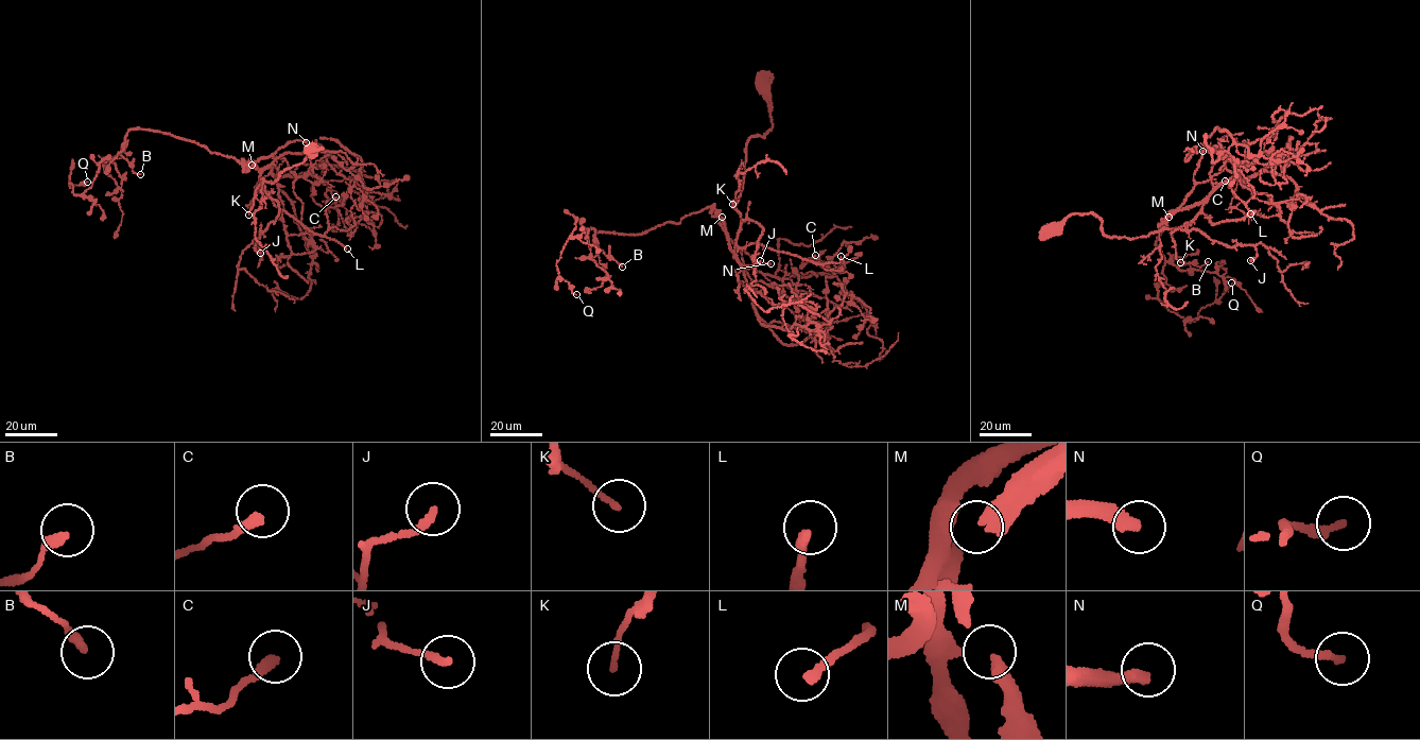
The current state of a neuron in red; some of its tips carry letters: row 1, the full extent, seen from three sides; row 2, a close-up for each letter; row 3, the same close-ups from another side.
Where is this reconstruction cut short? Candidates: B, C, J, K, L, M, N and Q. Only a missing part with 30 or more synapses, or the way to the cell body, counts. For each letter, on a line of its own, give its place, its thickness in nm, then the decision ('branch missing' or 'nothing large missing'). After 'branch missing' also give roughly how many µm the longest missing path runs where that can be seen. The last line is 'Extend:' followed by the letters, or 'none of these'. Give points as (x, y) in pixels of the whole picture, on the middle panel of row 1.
B: at (622, 267); 240 nm thick; nothing large missing
C: at (815, 255); 280 nm thick; nothing large missing
J: at (760, 260); 200 nm thick; nothing large missing
K: at (732, 204); 150 nm thick; nothing large missing
L: at (841, 256); 280 nm thick; branch missing; about 45 µm are missing
M: at (722, 217); 300 nm thick; nothing large missing
N: at (771, 263); 360 nm thick; nothing large missing
Q: at (576, 294); 240 nm thick; nothing large missing
Extend: L

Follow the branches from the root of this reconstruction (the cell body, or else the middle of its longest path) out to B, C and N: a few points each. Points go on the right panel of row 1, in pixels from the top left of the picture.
B: (1053, 228), (1183, 226), (1222, 152), (1252, 164), (1198, 183), (1155, 244), (1208, 261)
C: (1053, 228), (1092, 213), (1106, 235), (1133, 238), (1201, 212), (1214, 224), (1242, 219), (1247, 207), (1225, 181)
N: (1053, 228), (1092, 213), (1109, 237), (1183, 226), (1212, 191), (1221, 152), (1252, 164), (1195, 182), (1202, 151)

